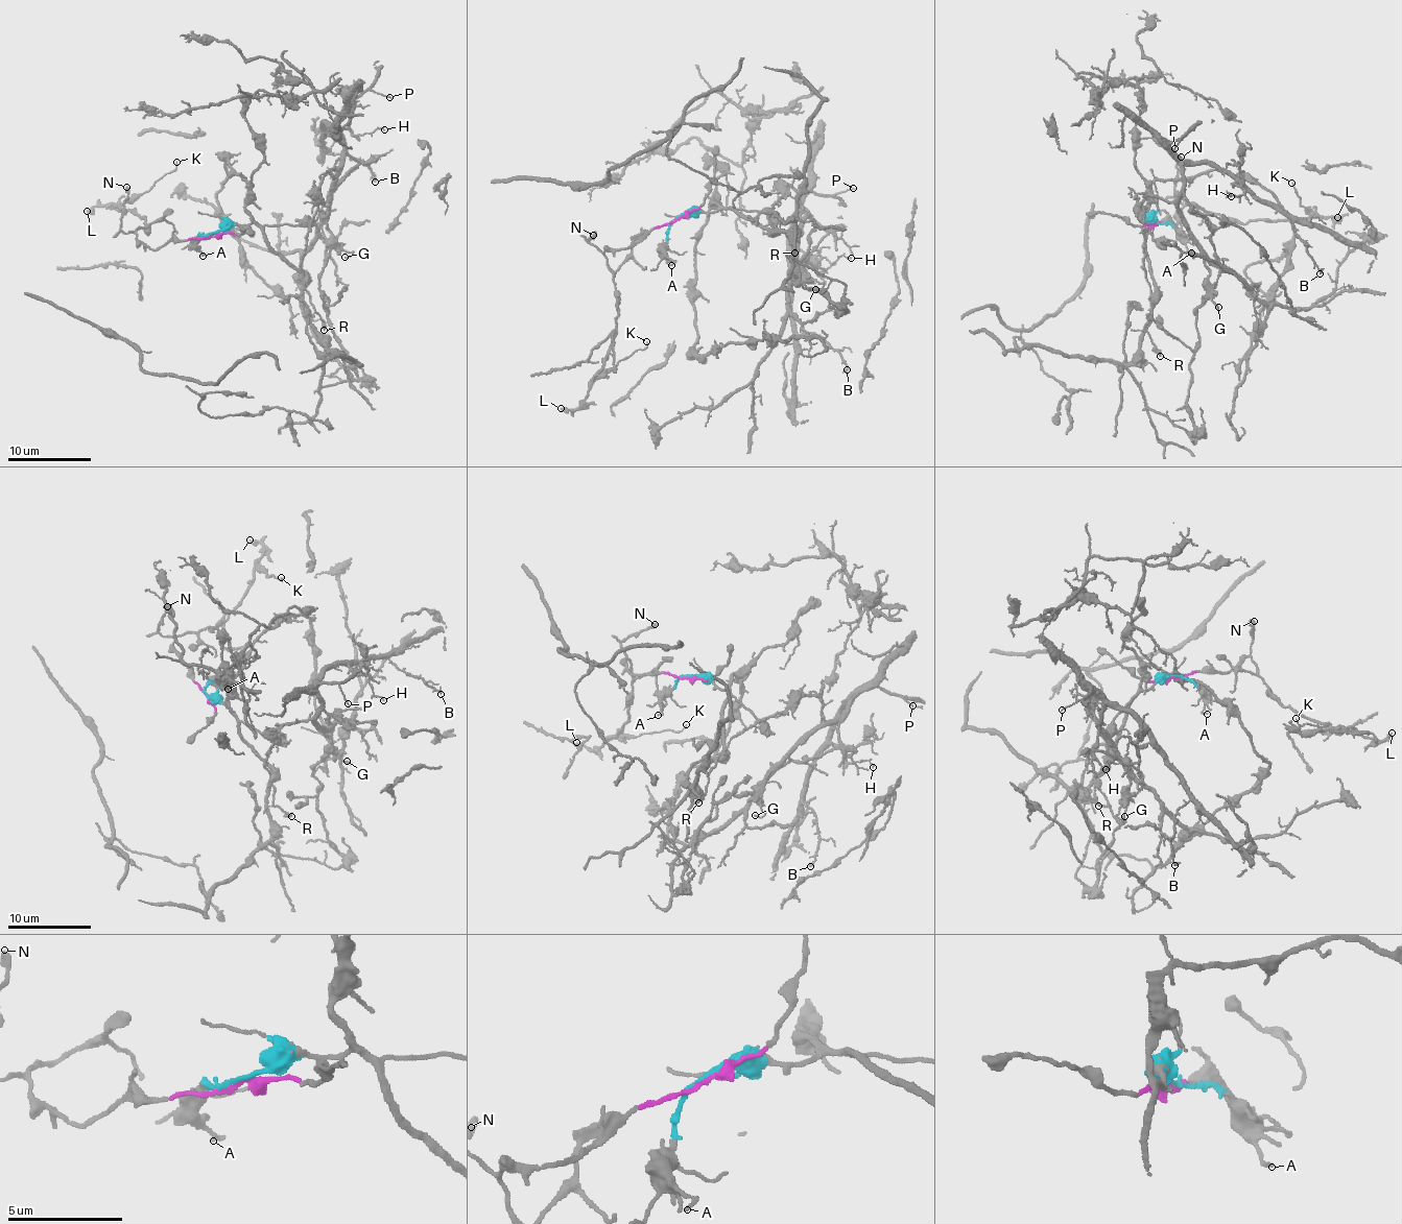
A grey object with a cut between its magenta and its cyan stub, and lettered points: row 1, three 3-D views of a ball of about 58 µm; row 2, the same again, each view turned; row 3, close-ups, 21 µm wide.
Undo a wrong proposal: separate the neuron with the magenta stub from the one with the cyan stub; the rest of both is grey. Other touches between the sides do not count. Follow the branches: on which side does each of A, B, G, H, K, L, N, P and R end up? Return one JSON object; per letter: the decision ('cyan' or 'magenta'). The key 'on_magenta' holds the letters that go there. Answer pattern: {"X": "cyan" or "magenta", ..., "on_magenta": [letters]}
{"A": "cyan", "B": "cyan", "G": "cyan", "H": "cyan", "K": "magenta", "L": "magenta", "N": "magenta", "P": "cyan", "R": "cyan", "on_magenta": ["K", "L", "N"]}

